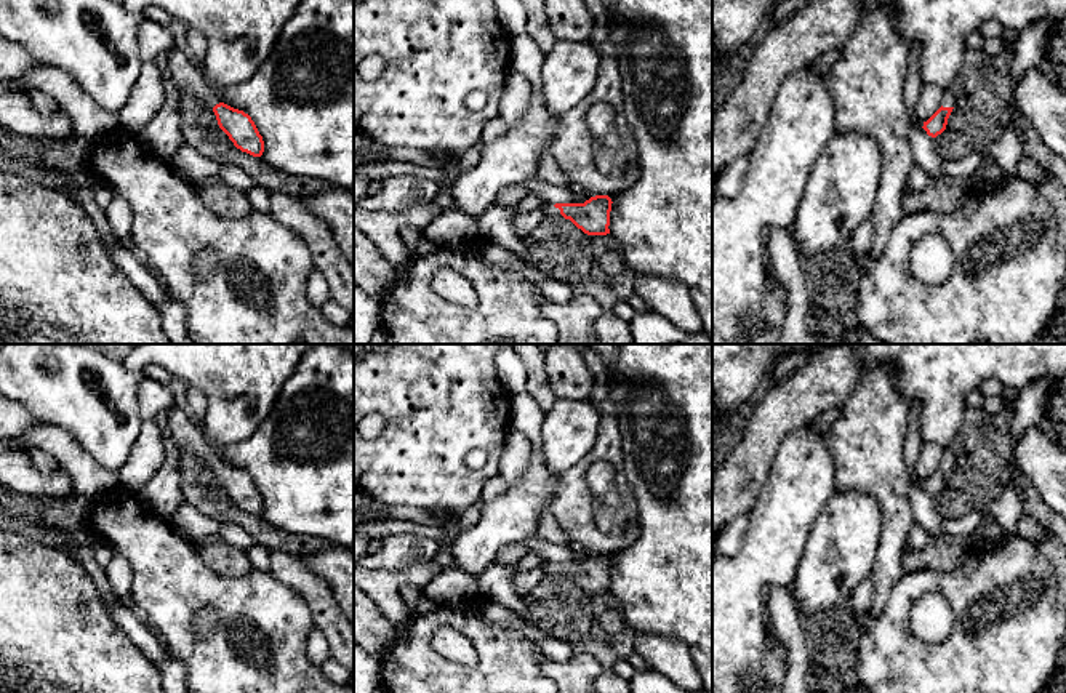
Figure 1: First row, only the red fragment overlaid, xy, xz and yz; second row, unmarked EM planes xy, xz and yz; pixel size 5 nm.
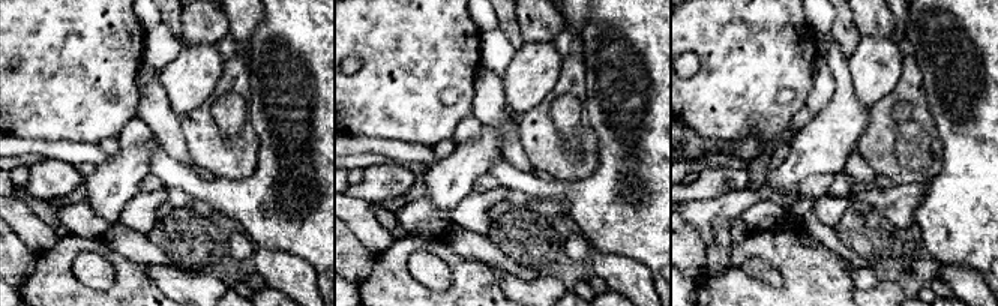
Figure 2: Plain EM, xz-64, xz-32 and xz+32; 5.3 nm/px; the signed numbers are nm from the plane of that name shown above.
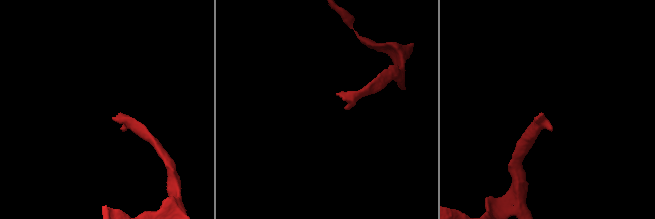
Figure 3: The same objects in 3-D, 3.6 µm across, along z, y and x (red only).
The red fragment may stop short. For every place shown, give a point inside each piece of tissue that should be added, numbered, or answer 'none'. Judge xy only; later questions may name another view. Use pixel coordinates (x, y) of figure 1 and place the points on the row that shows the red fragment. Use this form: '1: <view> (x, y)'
1: xy (188, 79)

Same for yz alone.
1: yz (948, 100)

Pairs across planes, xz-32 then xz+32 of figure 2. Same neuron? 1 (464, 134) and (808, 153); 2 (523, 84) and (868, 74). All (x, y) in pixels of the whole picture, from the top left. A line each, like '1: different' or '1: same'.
1: different
2: same

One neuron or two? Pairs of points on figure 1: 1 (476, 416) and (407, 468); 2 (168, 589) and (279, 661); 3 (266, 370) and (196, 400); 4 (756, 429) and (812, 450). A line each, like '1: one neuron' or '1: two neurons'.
1: one neuron
2: one neuron
3: two neurons
4: two neurons

